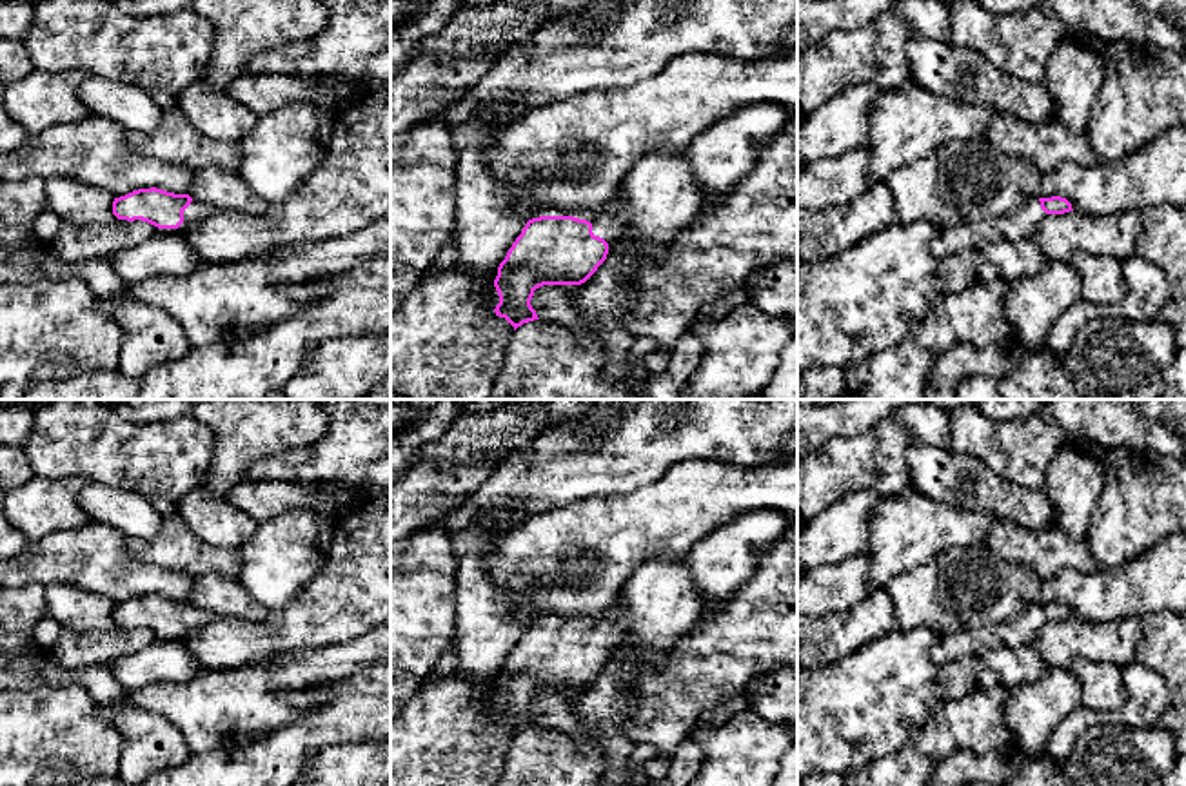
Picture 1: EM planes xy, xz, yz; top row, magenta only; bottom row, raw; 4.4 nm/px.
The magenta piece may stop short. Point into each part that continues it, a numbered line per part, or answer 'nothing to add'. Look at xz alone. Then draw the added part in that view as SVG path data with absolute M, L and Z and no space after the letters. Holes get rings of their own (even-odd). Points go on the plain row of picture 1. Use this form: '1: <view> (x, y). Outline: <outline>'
1: xz (607, 628). Outline: M616 604L608 606L592 624L594 643L603 644L607 650L614 648L621 632L627 628L628 617Z

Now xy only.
1: xy (195, 618). Outline: M193 606L191 612L183 617L183 628L198 628L212 619L212 614Z

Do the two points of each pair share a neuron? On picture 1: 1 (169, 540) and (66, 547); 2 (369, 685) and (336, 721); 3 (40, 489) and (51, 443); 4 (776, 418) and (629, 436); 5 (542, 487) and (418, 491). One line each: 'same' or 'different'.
1: different
2: different
3: different
4: same
5: different

